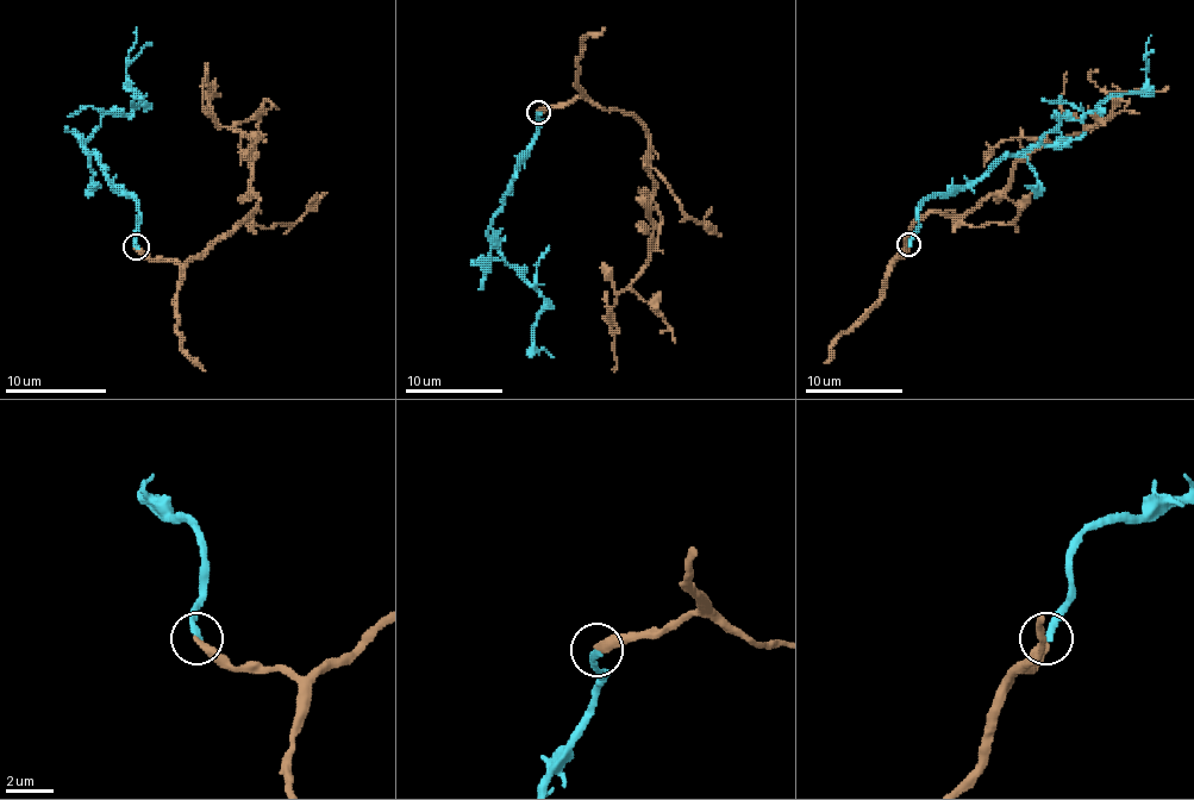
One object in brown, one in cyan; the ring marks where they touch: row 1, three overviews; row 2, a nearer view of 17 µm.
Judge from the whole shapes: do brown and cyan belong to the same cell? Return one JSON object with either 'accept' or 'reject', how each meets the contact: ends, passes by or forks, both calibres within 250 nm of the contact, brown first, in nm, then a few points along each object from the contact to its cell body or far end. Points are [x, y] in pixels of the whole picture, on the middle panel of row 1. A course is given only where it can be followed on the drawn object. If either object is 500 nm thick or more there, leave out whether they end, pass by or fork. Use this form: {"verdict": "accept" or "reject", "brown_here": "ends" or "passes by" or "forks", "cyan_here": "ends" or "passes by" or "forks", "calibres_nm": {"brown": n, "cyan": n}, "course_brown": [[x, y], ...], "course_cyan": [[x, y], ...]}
{"verdict": "accept", "brown_here": "ends", "cyan_here": "ends", "calibres_nm": {"brown": 360, "cyan": 280}, "course_brown": [[539, 110], [587, 98], [629, 112], [648, 139], [652, 231], [643, 270], [610, 311], [614, 372]], "course_cyan": [[539, 112], [530, 156], [488, 233], [544, 301], [530, 350], [539, 355]]}

